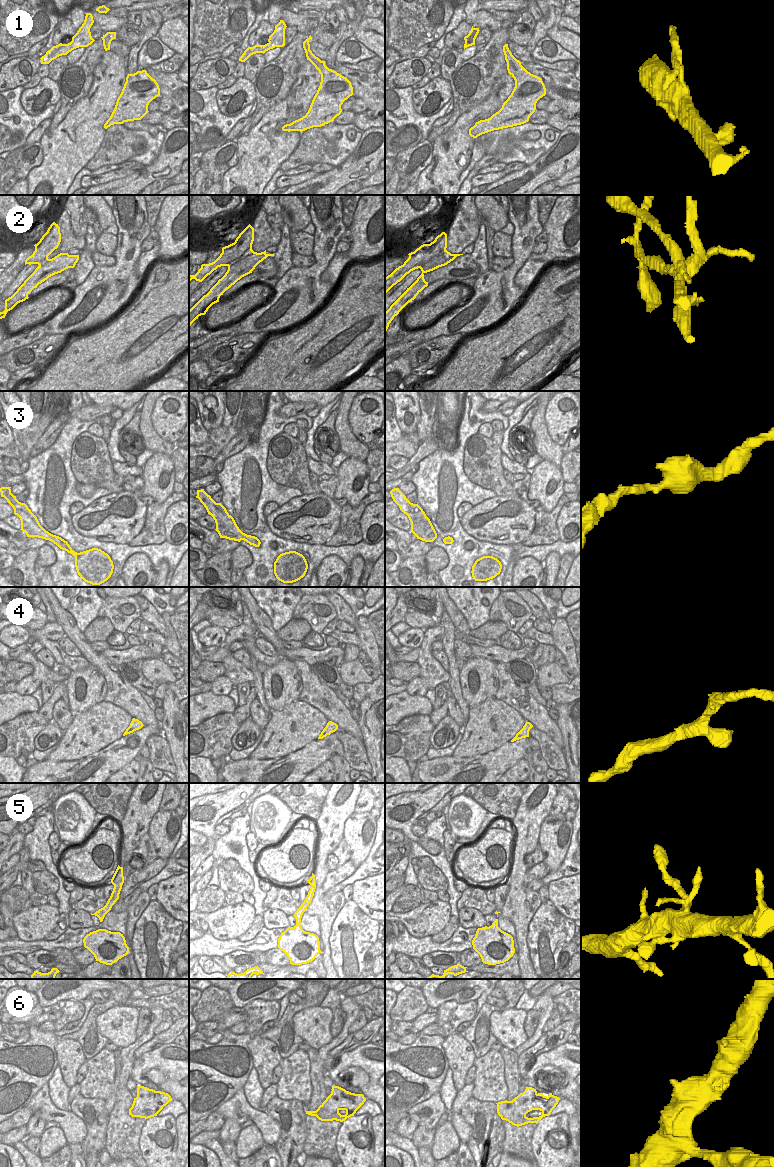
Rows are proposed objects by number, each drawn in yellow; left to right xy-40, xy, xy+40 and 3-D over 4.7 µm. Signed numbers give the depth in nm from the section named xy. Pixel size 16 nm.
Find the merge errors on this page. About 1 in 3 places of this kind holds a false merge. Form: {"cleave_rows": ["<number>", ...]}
{"cleave_rows": ["1", "2"]}

